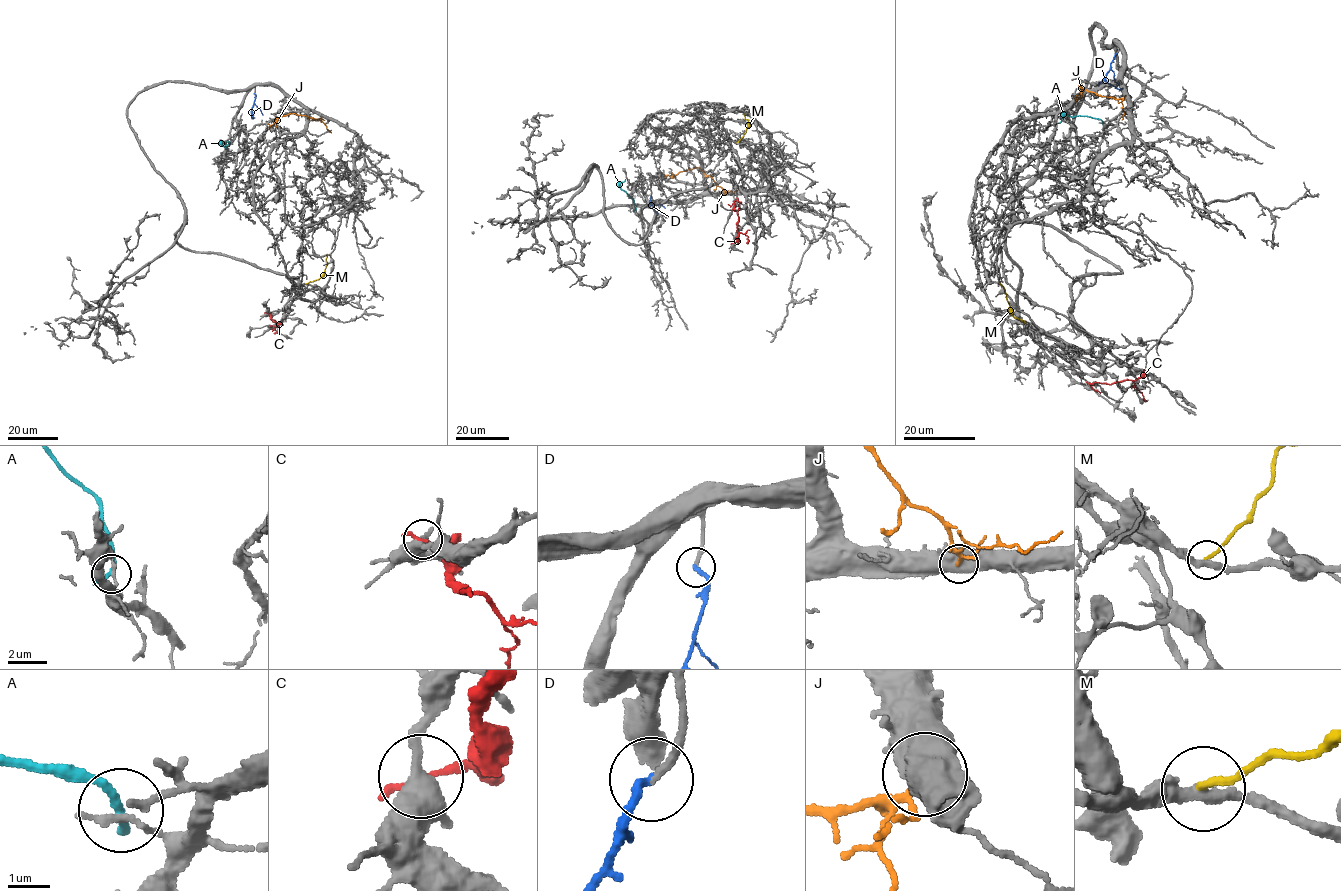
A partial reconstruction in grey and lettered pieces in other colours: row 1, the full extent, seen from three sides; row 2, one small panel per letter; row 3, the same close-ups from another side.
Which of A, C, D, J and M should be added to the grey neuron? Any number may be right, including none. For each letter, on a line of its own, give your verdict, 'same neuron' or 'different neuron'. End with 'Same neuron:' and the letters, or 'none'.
A: different neuron
C: different neuron
D: same neuron
J: different neuron
M: different neuron
Same neuron: D

